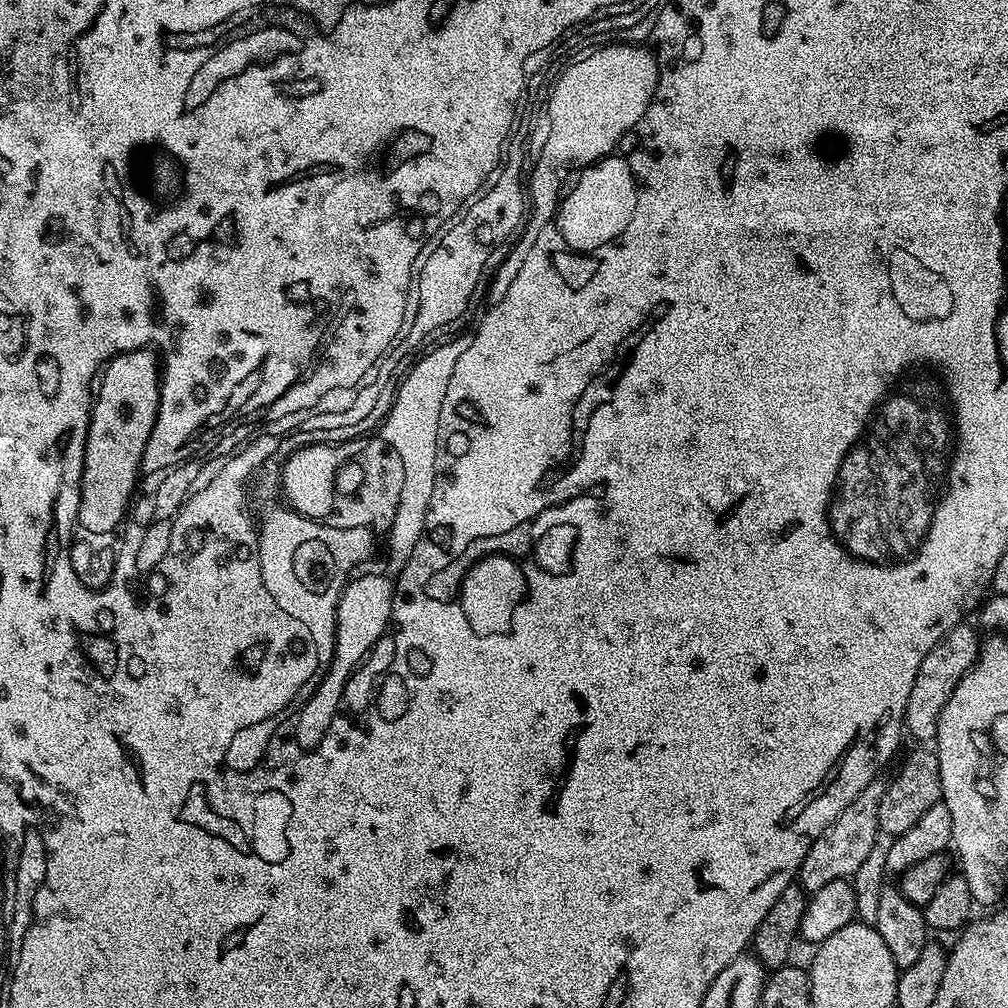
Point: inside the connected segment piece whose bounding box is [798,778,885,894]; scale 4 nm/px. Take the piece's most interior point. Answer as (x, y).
(837, 854)

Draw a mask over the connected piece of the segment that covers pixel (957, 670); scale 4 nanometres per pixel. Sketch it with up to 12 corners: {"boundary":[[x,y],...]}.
{"boundary":[[955,624],[922,658],[904,711],[907,735],[935,741],[982,636]]}

